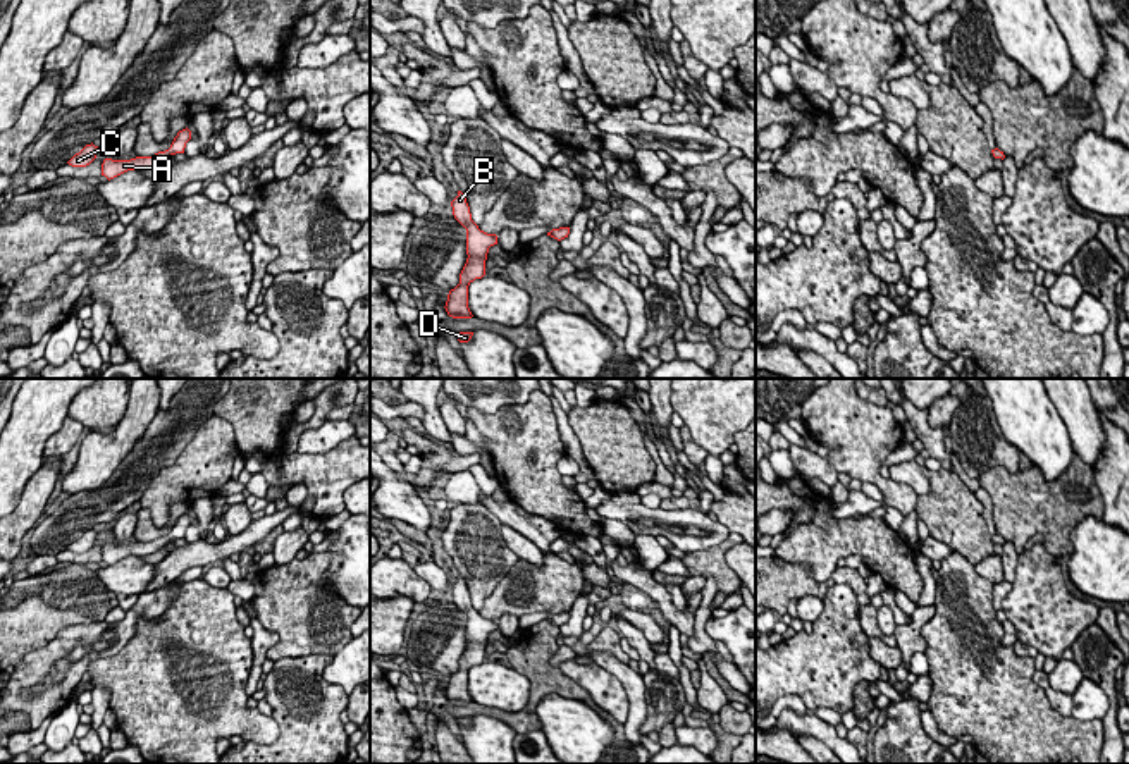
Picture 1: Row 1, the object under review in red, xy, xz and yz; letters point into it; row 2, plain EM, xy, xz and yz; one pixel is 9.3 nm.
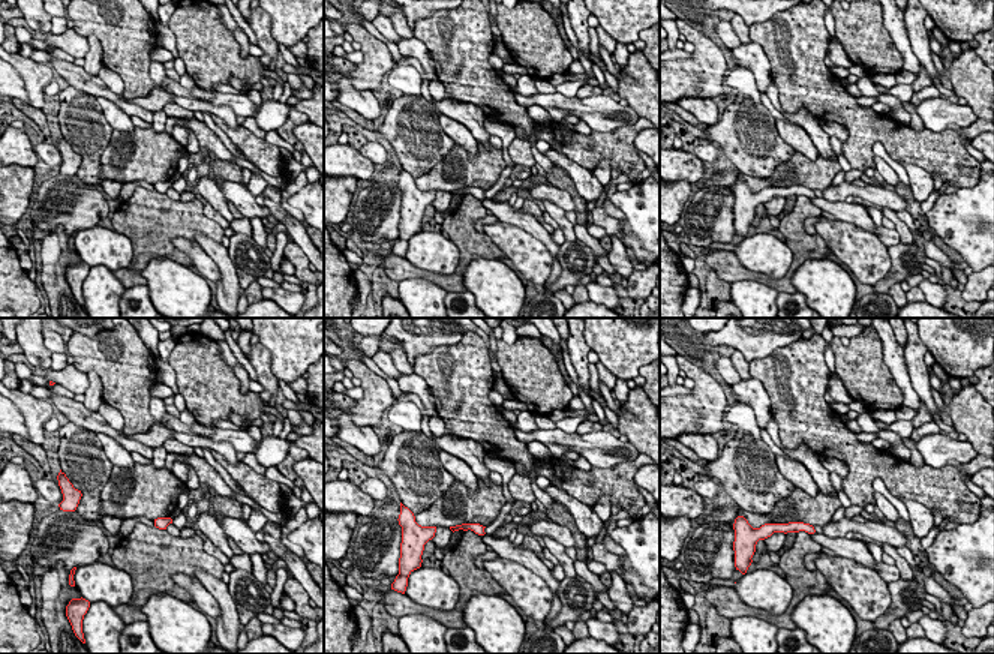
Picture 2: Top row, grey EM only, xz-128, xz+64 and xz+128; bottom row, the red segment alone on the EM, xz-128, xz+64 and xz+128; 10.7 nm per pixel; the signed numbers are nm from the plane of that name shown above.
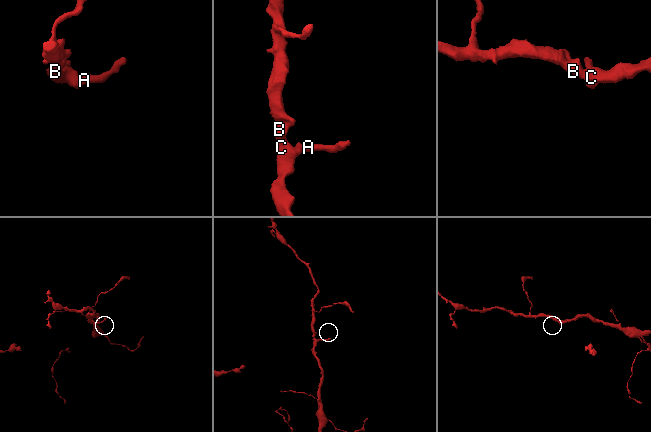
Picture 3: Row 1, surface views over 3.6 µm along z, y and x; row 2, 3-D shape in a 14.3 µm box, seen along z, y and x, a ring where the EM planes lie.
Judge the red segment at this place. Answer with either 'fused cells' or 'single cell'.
single cell

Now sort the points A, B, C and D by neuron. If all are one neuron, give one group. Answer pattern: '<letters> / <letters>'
A B C D

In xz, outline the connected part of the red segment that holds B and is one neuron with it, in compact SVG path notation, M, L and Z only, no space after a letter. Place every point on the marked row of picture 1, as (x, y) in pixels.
M458 191L458 196L451 201L454 219L466 229L466 263L460 274L460 284L449 291L446 301L446 311L453 318L472 318L468 308L468 286L475 279L485 275L485 260L489 248L497 244L496 234L487 234L478 229L472 220L470 206L466 196Z

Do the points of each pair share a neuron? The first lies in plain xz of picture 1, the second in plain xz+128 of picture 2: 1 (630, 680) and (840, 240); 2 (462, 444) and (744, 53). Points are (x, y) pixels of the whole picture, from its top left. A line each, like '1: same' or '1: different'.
1: different
2: same

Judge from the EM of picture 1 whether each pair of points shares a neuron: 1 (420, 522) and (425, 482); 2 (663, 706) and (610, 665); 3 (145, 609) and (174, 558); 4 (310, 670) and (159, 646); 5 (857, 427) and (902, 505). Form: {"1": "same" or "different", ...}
{"1": "different", "2": "different", "3": "different", "4": "different", "5": "same"}

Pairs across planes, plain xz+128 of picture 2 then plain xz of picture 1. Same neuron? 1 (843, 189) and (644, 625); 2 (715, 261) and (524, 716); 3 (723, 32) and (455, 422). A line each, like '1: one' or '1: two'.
1: one
2: one
3: two

